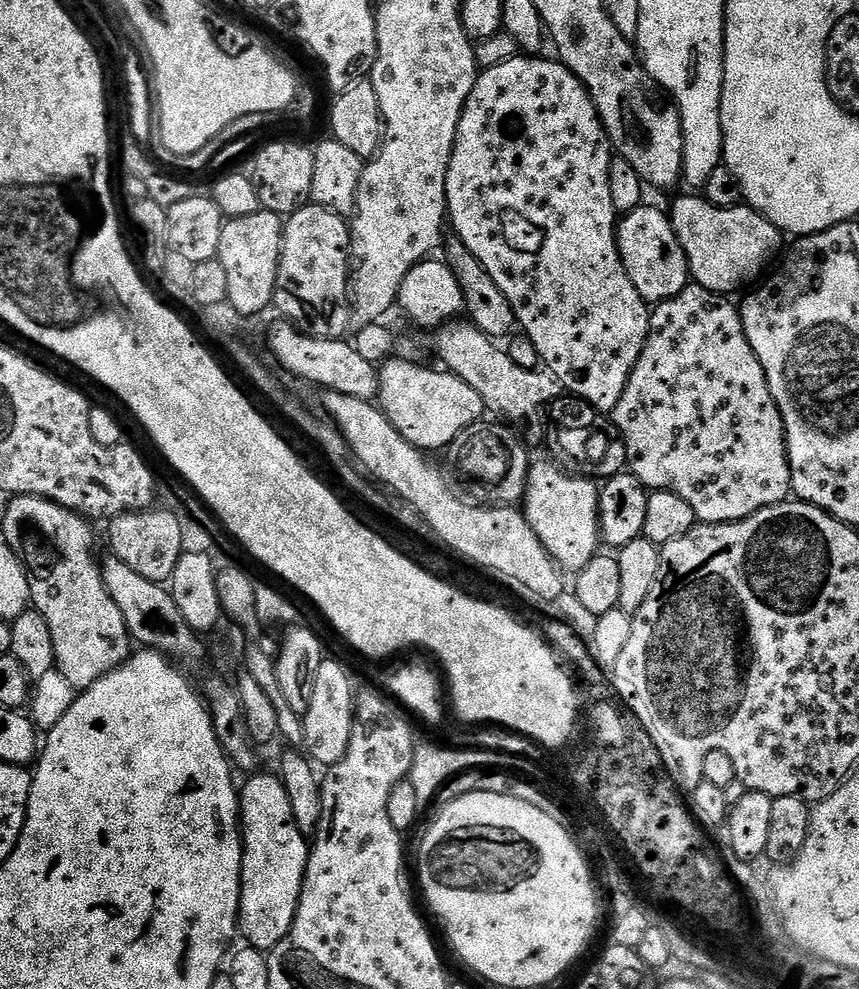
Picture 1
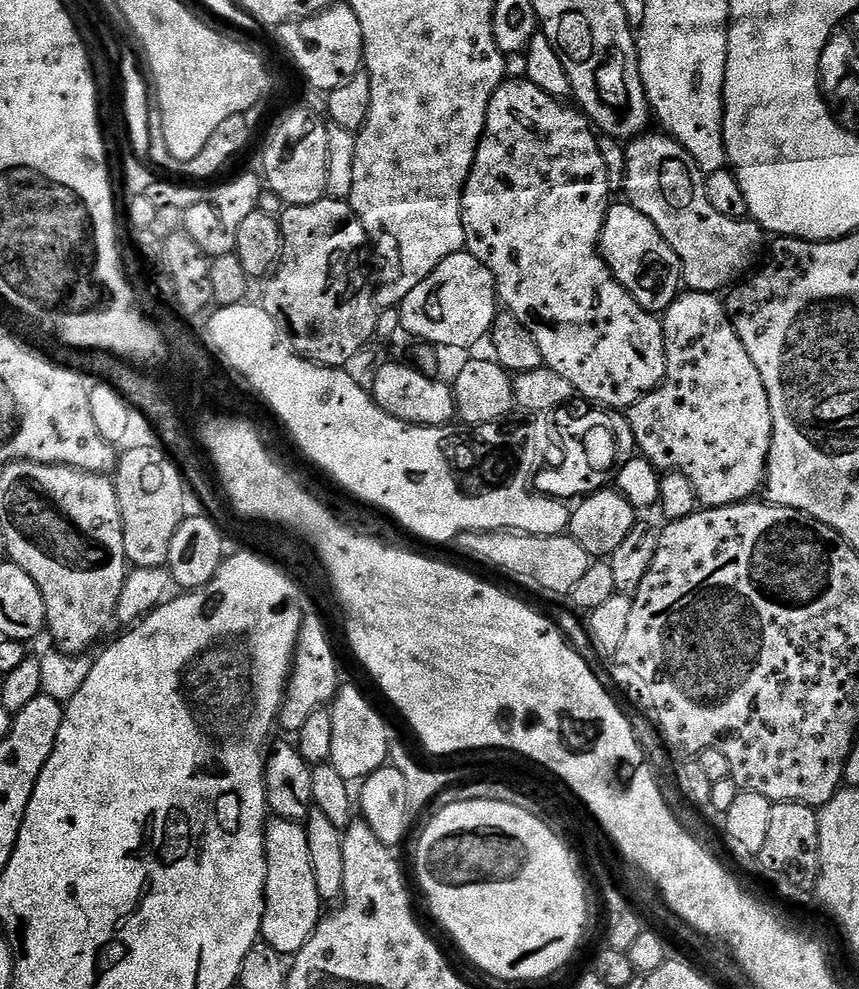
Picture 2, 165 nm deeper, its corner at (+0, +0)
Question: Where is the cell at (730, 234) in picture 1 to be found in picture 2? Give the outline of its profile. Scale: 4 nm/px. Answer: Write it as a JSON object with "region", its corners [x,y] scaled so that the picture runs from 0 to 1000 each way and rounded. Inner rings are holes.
{"region":[[[776,135],[752,137],[740,138],[726,152],[724,189],[731,193],[730,205],[738,207],[744,214],[752,216],[752,220],[757,220],[757,224],[761,224],[766,237],[776,247],[779,255],[782,256],[786,266],[789,268],[789,275],[795,286],[797,283],[801,286],[797,288],[804,294],[837,296],[839,294],[837,291],[844,290],[843,292],[846,292],[858,280],[870,276],[881,266],[880,258],[884,255],[886,258],[892,247],[891,236],[885,228],[879,224],[858,224],[829,211],[827,204],[818,198],[813,189],[813,182],[809,182],[811,179],[803,169],[801,159],[796,157],[796,149],[788,142],[783,142]]]}

